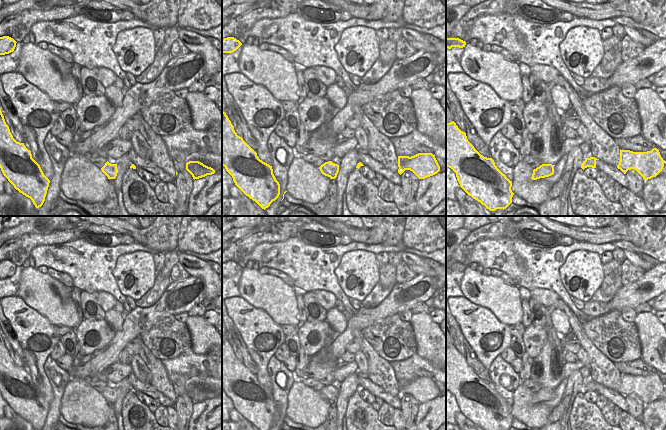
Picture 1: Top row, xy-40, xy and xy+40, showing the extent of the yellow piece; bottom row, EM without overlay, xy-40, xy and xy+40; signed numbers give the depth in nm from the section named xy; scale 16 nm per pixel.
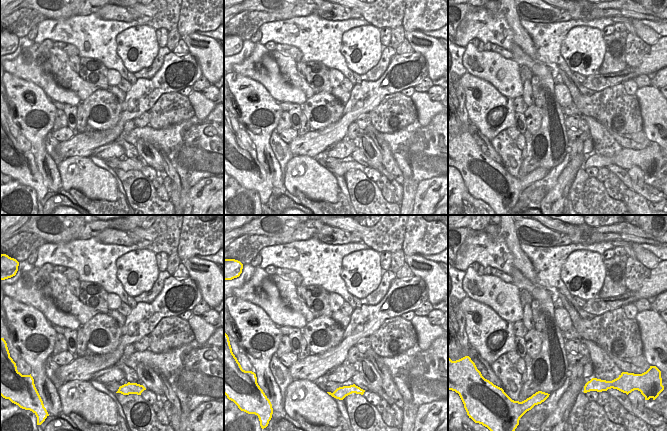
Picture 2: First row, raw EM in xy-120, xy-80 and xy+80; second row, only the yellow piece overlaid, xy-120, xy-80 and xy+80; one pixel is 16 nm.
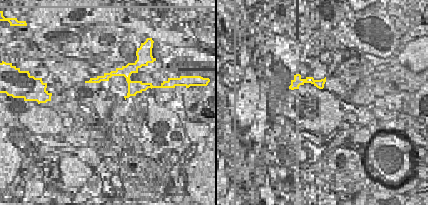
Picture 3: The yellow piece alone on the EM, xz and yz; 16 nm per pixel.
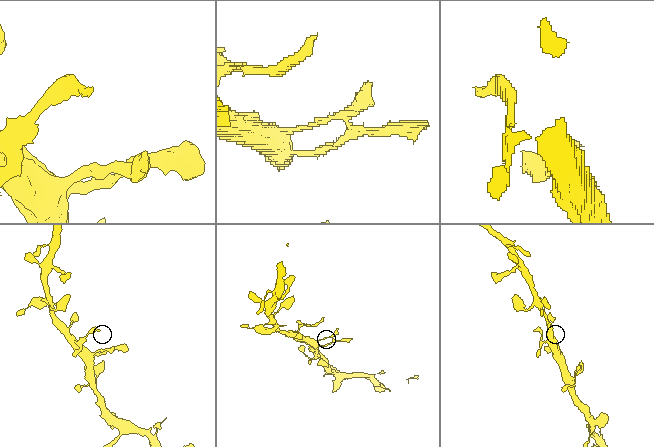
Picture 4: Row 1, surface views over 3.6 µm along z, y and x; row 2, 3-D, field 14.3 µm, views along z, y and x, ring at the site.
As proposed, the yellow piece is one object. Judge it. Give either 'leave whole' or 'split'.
leave whole

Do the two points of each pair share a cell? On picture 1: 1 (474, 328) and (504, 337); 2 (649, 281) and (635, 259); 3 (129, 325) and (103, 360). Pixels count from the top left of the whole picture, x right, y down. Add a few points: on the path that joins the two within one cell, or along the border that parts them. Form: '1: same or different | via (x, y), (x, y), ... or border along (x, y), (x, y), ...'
1: same | via (482, 329), (500, 331)
2: different | border along (652, 267), (646, 271)
3: same | via (125, 334), (112, 351)

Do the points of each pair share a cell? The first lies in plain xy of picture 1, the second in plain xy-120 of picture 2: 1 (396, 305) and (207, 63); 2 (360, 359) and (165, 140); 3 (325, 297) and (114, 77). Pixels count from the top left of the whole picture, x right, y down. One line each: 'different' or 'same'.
1: different
2: different
3: same

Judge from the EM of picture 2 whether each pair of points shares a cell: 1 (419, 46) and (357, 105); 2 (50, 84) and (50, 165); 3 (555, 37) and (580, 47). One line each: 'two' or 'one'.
1: two
2: two
3: two

